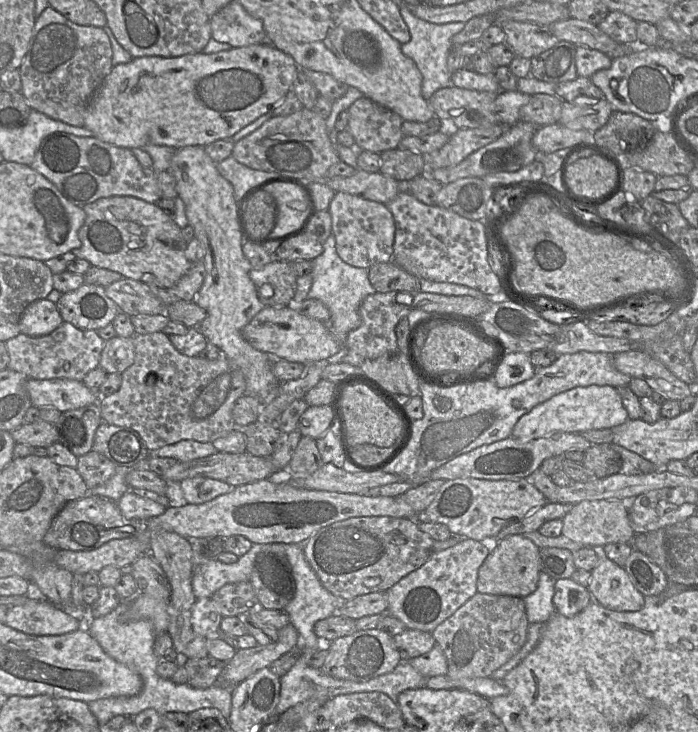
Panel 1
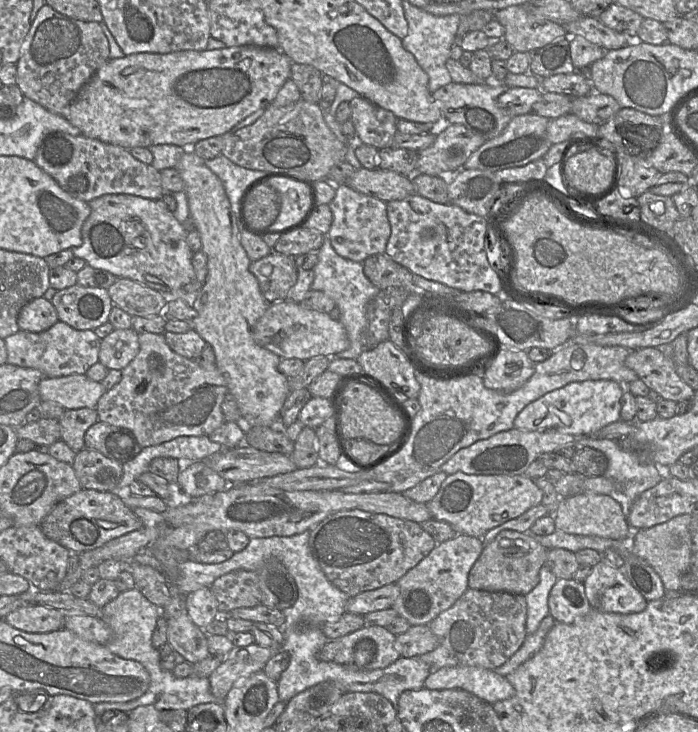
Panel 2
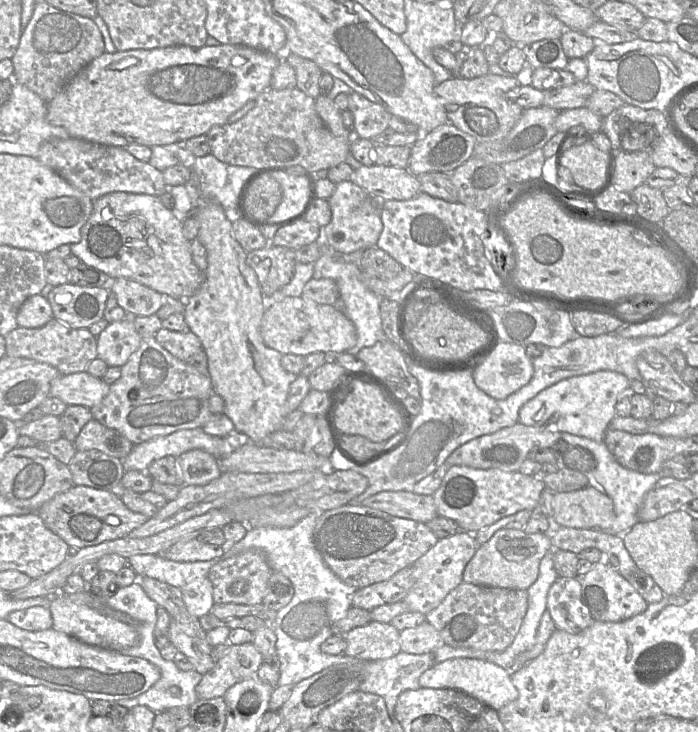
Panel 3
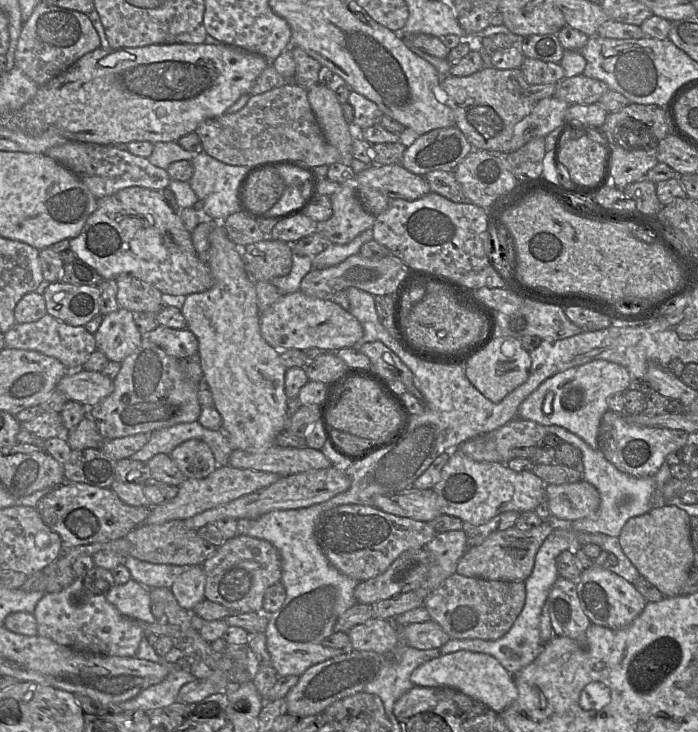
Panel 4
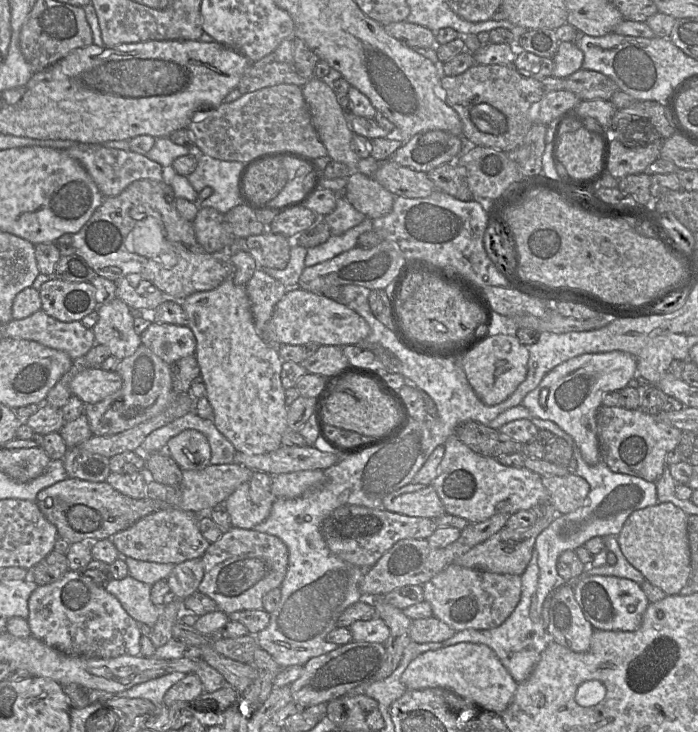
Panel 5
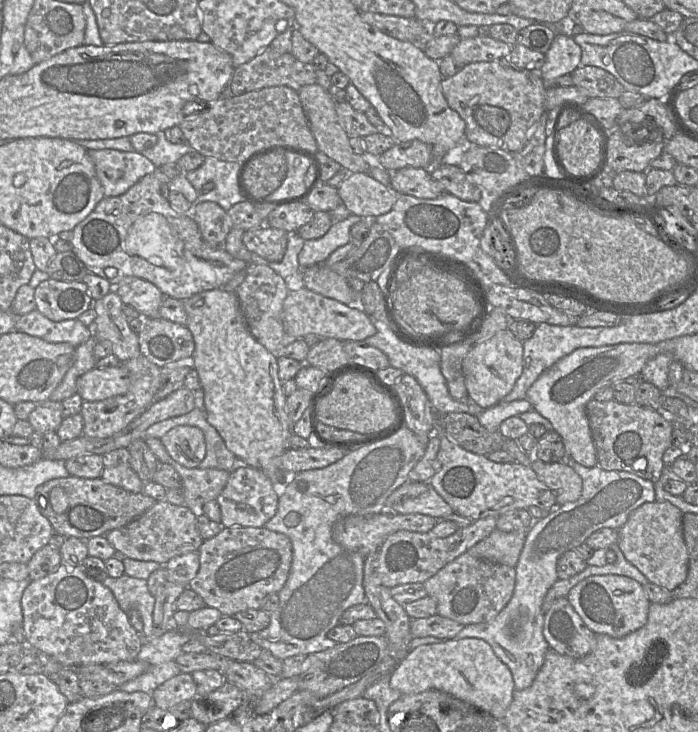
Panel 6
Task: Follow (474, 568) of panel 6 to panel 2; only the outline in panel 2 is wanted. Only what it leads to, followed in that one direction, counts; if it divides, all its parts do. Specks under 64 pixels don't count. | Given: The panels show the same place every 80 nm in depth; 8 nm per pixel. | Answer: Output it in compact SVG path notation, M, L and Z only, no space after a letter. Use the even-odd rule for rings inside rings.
M468 588L447 610L428 626L461 666L495 670L503 665L524 643L527 604L525 595L503 591Z

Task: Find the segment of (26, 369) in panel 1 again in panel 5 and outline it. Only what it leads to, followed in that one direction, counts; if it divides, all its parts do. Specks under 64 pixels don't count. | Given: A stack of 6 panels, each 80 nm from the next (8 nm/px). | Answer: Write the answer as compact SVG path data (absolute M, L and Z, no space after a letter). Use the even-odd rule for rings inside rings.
M43 310L23 319L12 319L3 326L3 337L24 339L67 353L72 360L86 356L96 344L93 331L85 328L80 321L61 322L47 315Z

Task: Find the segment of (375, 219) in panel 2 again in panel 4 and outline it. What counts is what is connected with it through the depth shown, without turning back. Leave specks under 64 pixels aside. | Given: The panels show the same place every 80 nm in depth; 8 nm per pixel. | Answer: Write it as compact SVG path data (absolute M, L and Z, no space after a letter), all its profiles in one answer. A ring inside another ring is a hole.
M341 184L340 188L330 195L332 205L331 217L318 222L317 231L321 232L333 244L347 244L362 232L372 229L375 216L369 213L357 197L356 184Z

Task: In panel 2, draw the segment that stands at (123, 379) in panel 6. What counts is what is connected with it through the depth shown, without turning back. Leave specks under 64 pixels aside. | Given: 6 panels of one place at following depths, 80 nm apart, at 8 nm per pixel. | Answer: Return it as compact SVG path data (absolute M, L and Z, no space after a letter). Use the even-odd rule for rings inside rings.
M86 374L43 378L39 383L41 400L57 403L65 410L94 409L106 391L101 382L89 379Z

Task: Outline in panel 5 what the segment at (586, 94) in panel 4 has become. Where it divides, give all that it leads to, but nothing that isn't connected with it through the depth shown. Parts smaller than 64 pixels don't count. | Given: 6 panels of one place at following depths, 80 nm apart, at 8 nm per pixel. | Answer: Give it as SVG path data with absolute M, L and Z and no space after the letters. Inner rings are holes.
M581 68L565 79L565 89L573 92L580 100L609 100L618 86L600 72Z

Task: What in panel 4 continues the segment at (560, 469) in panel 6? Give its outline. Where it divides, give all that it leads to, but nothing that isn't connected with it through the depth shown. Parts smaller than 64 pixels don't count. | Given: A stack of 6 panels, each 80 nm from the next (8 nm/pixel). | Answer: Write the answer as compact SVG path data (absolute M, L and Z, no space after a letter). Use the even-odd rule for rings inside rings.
M591 483L547 484L546 499L552 517L575 521L593 515L600 506L600 494Z

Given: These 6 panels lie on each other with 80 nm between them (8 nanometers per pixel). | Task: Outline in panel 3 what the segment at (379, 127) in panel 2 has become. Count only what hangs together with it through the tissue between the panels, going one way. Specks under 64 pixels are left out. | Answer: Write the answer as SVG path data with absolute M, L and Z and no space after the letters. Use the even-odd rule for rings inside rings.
M355 91L348 96L348 109L353 114L354 129L360 138L373 140L389 127L392 114L382 105L369 101Z

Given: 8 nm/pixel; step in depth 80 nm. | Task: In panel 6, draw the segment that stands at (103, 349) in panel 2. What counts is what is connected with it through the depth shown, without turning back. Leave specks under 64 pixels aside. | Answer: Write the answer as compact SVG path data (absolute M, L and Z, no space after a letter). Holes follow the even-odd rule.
M114 290L94 301L96 319L92 332L97 341L110 341L112 353L121 363L124 363L139 355L140 352L138 335L130 329L122 307L123 302Z

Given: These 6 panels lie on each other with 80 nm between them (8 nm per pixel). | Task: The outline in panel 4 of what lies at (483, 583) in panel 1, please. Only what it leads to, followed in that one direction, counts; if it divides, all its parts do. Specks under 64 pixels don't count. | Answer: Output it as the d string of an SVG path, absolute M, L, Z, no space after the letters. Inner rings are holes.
M544 521L531 530L515 527L497 531L482 544L468 548L457 565L457 573L466 577L497 581L525 581L532 573L536 554L545 539L554 531L549 521Z

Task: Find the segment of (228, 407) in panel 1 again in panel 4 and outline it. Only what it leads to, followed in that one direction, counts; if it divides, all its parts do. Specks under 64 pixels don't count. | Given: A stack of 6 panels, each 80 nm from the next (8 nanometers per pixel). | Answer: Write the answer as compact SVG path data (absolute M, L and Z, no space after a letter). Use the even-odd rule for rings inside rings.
M143 337L139 348L120 363L119 373L114 379L113 392L88 409L88 415L95 421L105 440L152 433L176 424L198 421L202 409L198 400L198 384L184 377L180 370L179 360L167 355L148 338Z

